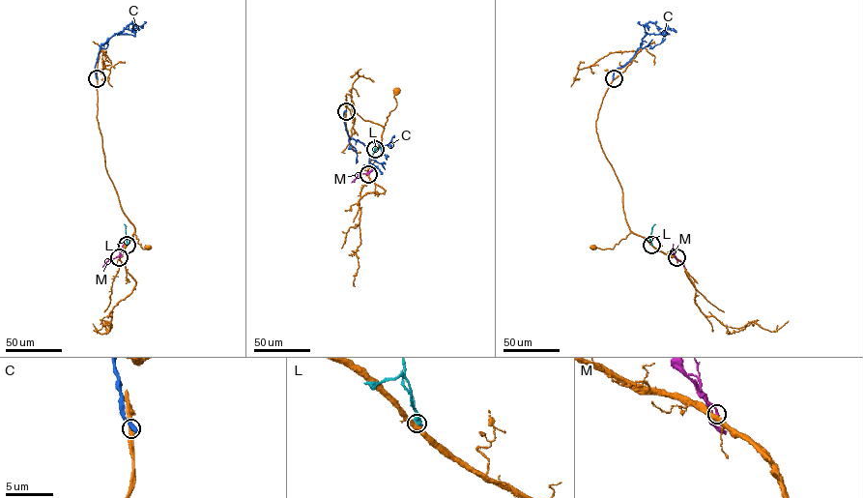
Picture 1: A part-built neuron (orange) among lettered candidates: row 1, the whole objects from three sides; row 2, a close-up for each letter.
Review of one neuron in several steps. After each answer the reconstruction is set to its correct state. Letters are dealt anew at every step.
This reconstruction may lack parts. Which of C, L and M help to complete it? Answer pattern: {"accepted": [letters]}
{"accepted": []}

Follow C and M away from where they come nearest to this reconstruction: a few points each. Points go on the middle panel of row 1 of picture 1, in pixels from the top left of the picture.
C: (346, 111), (343, 119), (350, 138), (366, 145), (376, 142), (388, 144), (393, 137)
M: (368, 174), (369, 172), (359, 174), (351, 183)

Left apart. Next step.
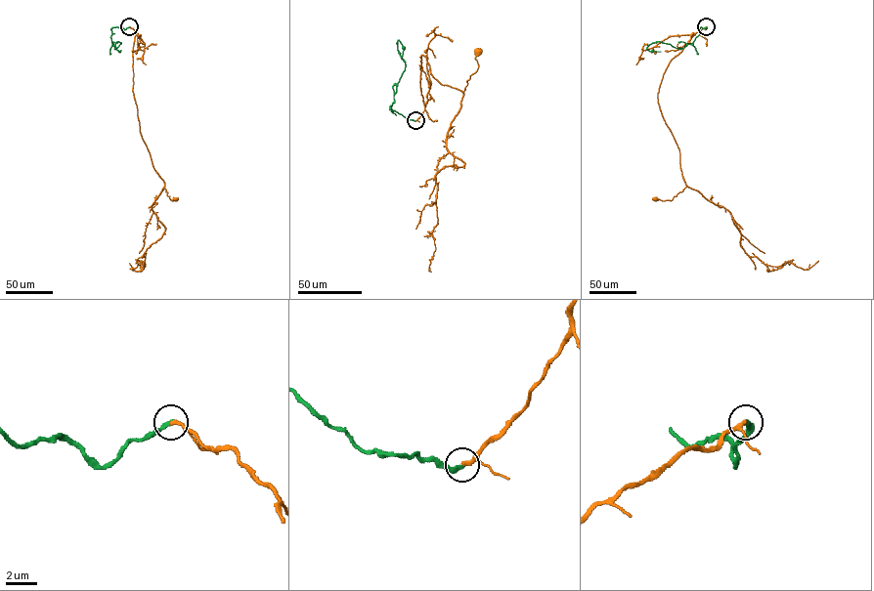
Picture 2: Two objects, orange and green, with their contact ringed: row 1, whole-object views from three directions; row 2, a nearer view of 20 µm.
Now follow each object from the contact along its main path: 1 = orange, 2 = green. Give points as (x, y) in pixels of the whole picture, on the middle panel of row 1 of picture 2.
1: (415, 120), (425, 106), (420, 87), (421, 55), (441, 84), (463, 94), (466, 81), (477, 69), (478, 52)
2: (415, 120), (392, 111), (397, 83), (405, 65), (397, 49), (398, 40), (403, 48), (402, 60)

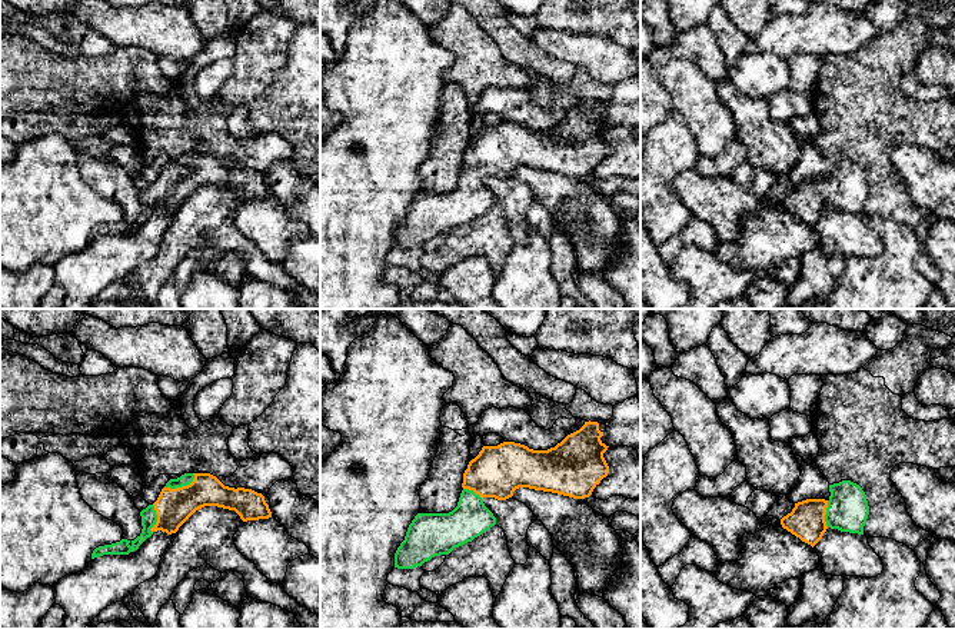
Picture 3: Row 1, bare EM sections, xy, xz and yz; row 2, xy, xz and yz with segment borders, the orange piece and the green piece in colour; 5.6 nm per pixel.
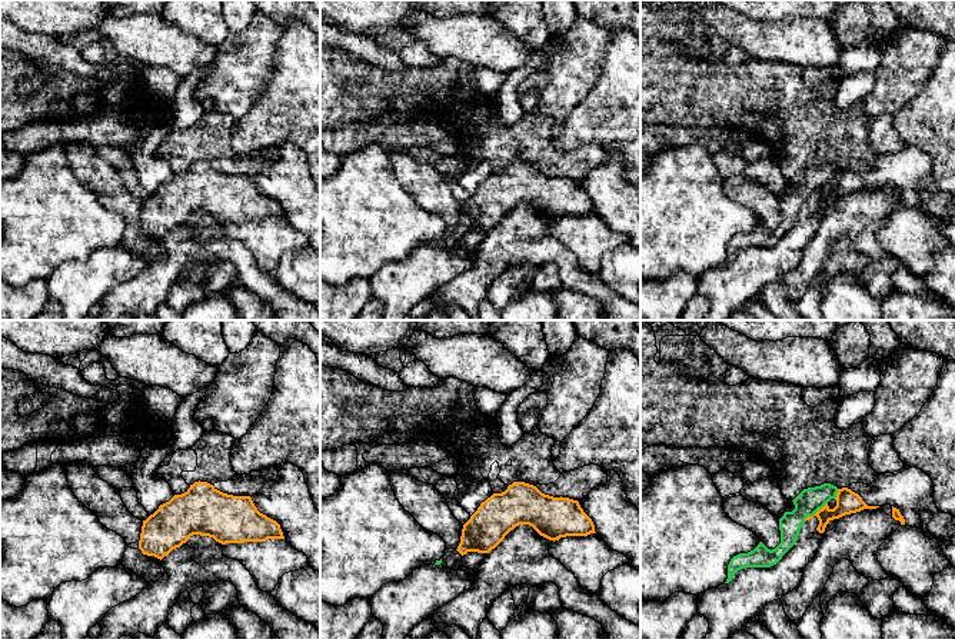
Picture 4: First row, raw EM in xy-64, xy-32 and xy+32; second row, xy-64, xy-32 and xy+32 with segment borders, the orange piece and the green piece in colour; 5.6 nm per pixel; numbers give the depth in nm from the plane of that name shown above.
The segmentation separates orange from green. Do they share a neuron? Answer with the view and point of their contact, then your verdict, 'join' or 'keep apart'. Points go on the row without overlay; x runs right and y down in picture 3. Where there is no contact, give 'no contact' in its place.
xy (182, 166) | join

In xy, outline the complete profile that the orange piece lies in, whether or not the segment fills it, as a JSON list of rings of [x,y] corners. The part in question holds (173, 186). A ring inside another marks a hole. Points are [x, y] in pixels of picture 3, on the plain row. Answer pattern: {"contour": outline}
{"contour": [[[184,153],[170,159],[157,180],[140,192],[143,209],[134,220],[122,219],[99,226],[93,230],[91,239],[103,234],[129,234],[157,210],[176,213],[196,190],[204,186],[234,190],[243,202],[272,197],[262,173],[224,166],[210,153]]]}

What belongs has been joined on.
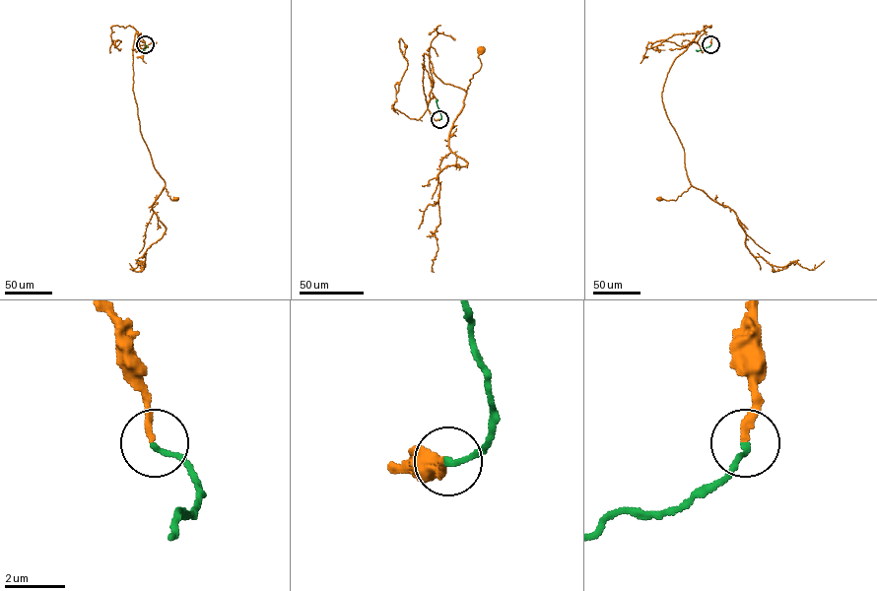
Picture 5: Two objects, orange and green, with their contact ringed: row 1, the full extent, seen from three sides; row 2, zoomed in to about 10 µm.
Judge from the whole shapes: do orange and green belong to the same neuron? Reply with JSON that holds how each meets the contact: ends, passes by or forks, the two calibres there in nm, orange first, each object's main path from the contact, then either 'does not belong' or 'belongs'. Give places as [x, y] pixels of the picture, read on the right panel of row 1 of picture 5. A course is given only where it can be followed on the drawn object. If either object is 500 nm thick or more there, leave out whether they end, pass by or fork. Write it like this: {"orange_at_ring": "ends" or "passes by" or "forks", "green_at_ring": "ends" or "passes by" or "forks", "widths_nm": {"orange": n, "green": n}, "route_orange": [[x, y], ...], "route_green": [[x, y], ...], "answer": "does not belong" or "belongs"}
{"orange_at_ring": "ends", "green_at_ring": "ends", "widths_nm": {"orange": 200, "green": 170}, "route_orange": [[710, 44], [711, 37], [702, 30], [667, 73], [662, 100], [684, 150], [691, 185], [675, 200], [659, 199]], "route_green": [[710, 44], [696, 50]], "answer": "belongs"}

